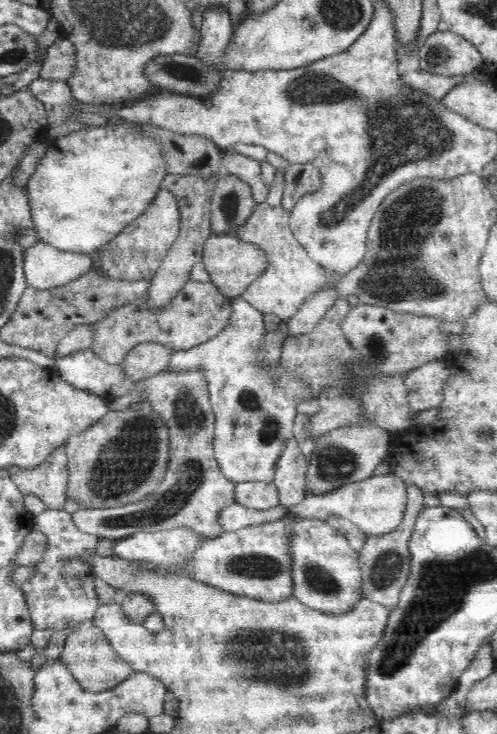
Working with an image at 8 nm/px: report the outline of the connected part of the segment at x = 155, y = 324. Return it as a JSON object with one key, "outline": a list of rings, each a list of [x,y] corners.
{"outline":[[[193,279],[186,282],[166,306],[157,309],[150,309],[146,292],[134,302],[110,309],[102,320],[93,323],[91,349],[110,364],[122,364],[126,354],[137,344],[150,341],[158,341],[176,351],[190,350],[214,338],[229,323],[232,301],[211,282]]]}

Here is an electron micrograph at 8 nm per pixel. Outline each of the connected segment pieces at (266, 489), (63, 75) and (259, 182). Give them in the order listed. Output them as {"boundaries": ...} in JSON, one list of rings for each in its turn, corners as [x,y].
{"boundaries":[[[[237,482],[233,497],[236,503],[256,510],[268,510],[280,505],[274,482]]],[[[64,36],[57,39],[46,50],[40,76],[48,80],[67,82],[75,69],[75,48]]],[[[228,149],[222,151],[222,168],[250,185],[257,204],[263,204],[267,200],[269,188],[264,184],[258,161]]]]}

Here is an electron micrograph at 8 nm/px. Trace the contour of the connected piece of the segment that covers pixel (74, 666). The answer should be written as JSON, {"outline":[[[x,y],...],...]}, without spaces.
{"outline":[[[91,623],[73,630],[66,639],[64,652],[59,660],[66,665],[74,679],[80,683],[80,687],[87,692],[100,693],[114,689],[135,672],[130,664],[122,660],[114,651],[104,632]]]}

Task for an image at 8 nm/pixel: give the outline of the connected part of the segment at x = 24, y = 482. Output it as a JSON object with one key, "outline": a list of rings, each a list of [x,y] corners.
{"outline":[[[60,445],[42,464],[34,468],[7,468],[23,495],[33,494],[47,509],[62,509],[66,502],[69,470],[65,445]]]}

